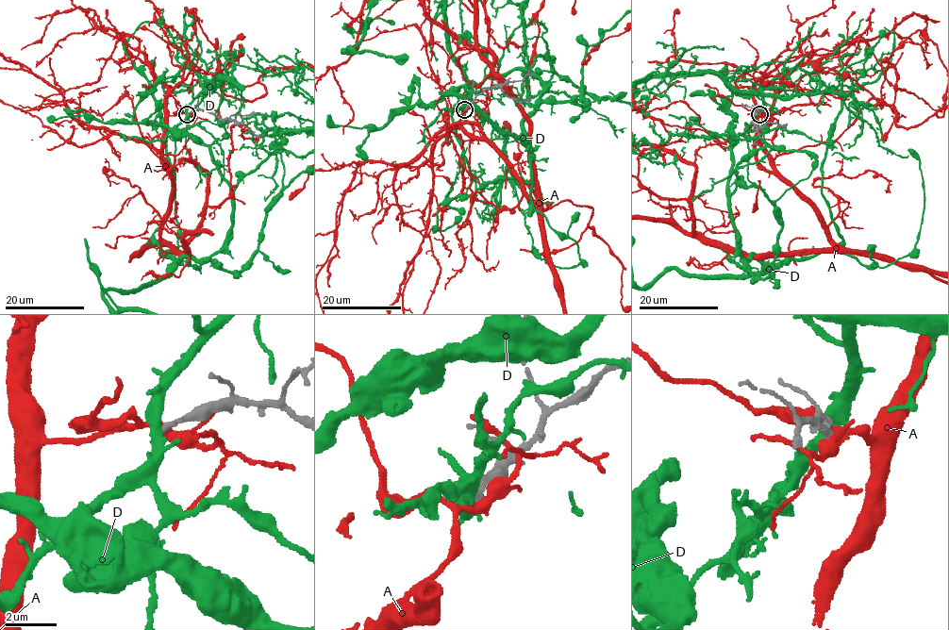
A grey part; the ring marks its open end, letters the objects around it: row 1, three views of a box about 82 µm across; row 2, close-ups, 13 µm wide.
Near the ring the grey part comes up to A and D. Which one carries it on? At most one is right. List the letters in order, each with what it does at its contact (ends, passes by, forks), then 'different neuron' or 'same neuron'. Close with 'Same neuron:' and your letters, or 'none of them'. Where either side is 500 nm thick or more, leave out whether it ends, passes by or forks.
A: it forks | different neuron
D: it passes by | different neuron
Same neuron: none of them

